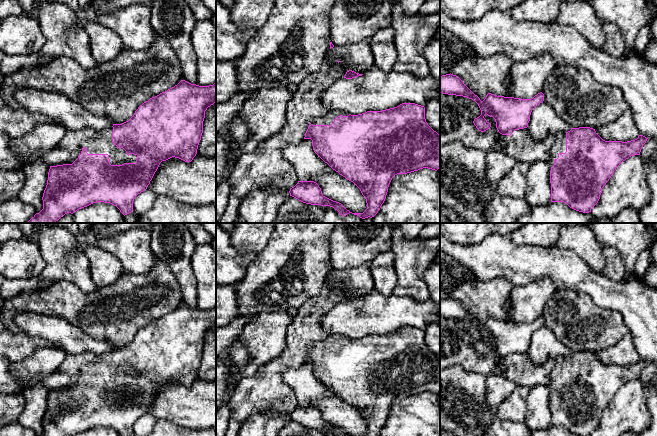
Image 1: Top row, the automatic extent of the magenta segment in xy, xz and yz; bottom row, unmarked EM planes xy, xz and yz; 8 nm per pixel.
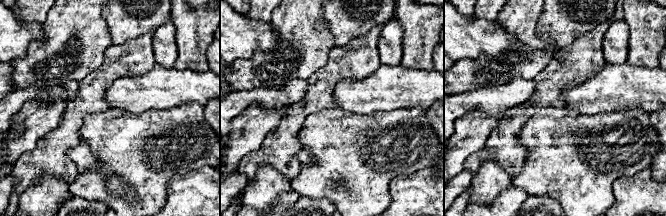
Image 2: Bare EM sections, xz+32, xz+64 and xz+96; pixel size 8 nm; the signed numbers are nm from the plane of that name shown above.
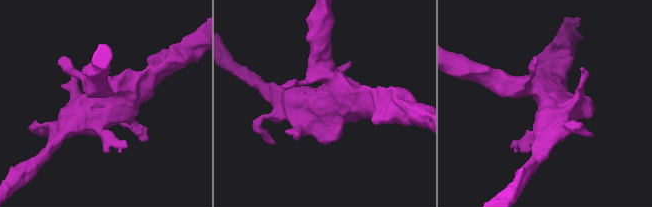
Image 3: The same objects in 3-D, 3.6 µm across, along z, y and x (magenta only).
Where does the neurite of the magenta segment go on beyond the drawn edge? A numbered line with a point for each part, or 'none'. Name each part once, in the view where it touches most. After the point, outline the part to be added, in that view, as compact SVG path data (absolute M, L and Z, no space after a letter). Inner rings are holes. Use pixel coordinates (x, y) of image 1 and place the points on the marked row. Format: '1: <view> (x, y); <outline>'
1: xy (102, 144); M113 127L97 132L95 138L84 141L81 148L85 147L88 154L108 154L111 165L122 165L124 163L136 163L137 155L127 155L123 148L118 148L112 142Z

